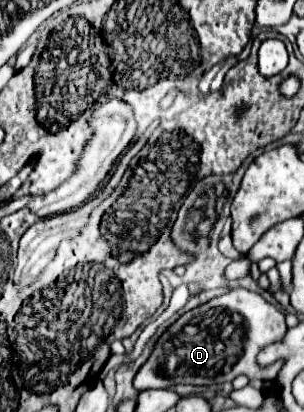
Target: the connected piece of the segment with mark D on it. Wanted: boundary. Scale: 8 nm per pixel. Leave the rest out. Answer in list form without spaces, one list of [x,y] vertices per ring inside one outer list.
[[[233,289],[209,303],[181,315],[157,341],[149,361],[135,377],[137,389],[169,389],[177,383],[213,385],[231,383],[237,375],[247,375],[255,381],[275,381],[285,361],[261,369],[255,361],[257,353],[271,343],[283,341],[287,333],[285,315],[259,293]]]

